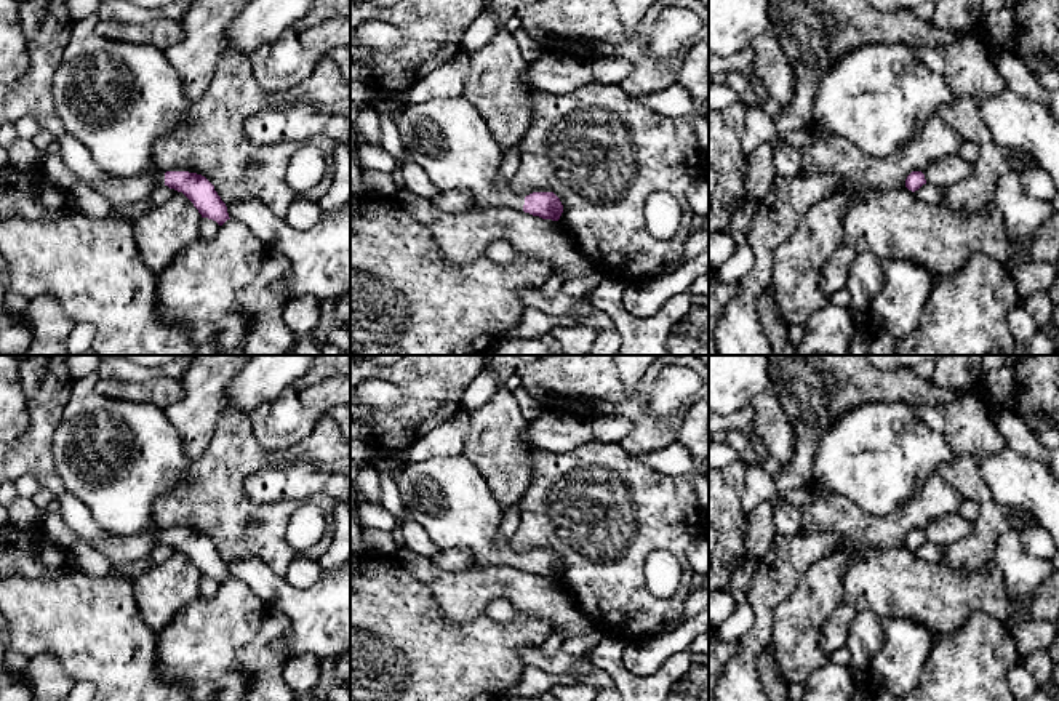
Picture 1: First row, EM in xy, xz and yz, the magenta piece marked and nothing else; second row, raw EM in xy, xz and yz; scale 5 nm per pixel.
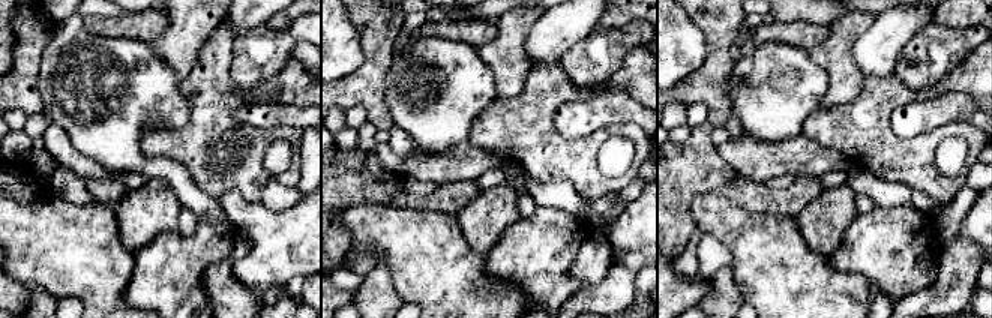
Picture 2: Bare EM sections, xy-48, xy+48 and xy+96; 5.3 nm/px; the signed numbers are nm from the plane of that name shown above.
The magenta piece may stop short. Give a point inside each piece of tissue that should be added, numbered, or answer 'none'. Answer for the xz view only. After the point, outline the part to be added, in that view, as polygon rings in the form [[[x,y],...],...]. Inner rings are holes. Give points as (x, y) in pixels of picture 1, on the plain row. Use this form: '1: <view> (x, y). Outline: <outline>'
1: xz (447, 495). Outline: [[[464,455],[405,463],[395,483],[408,519],[418,522],[438,549],[466,549],[478,568],[523,568],[525,555],[498,539],[506,512]]]

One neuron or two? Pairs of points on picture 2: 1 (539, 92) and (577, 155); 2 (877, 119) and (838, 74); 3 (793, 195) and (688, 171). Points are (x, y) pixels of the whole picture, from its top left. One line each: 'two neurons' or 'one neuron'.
1: one neuron
2: two neurons
3: one neuron

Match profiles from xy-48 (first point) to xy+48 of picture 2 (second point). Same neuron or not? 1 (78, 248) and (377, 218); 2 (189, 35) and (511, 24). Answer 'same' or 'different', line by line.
1: same
2: same

